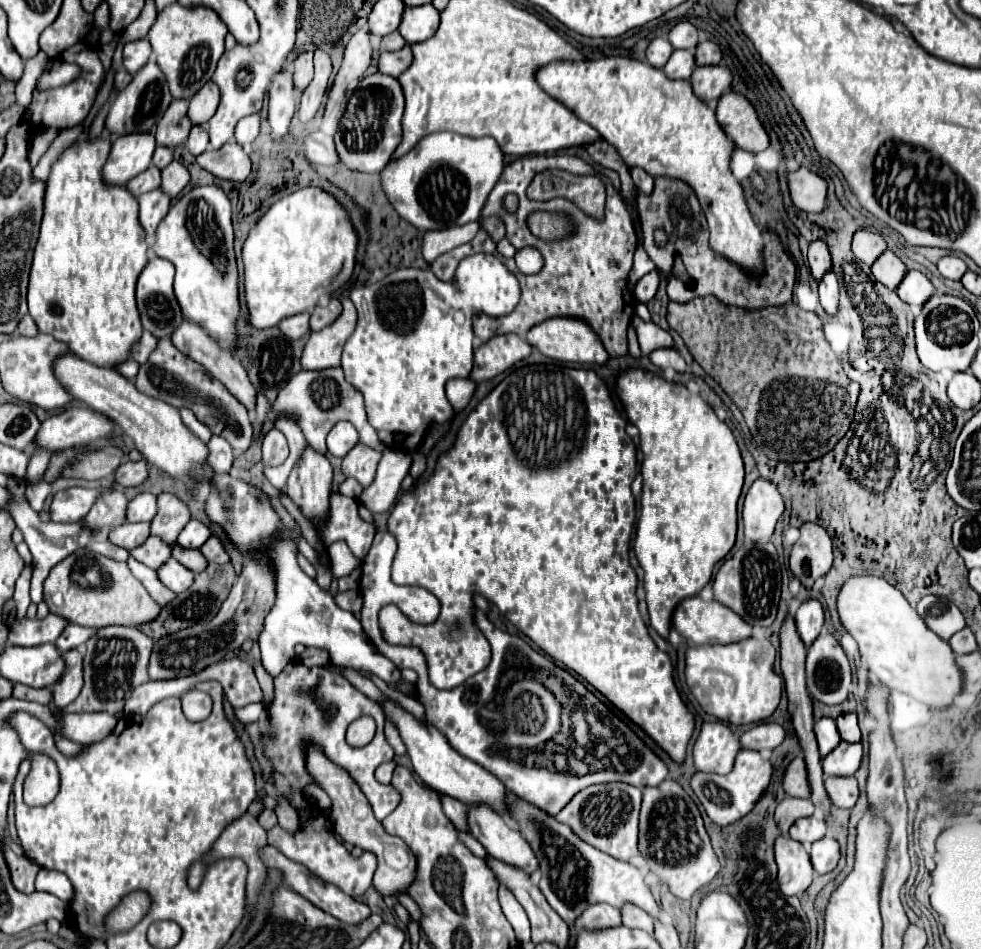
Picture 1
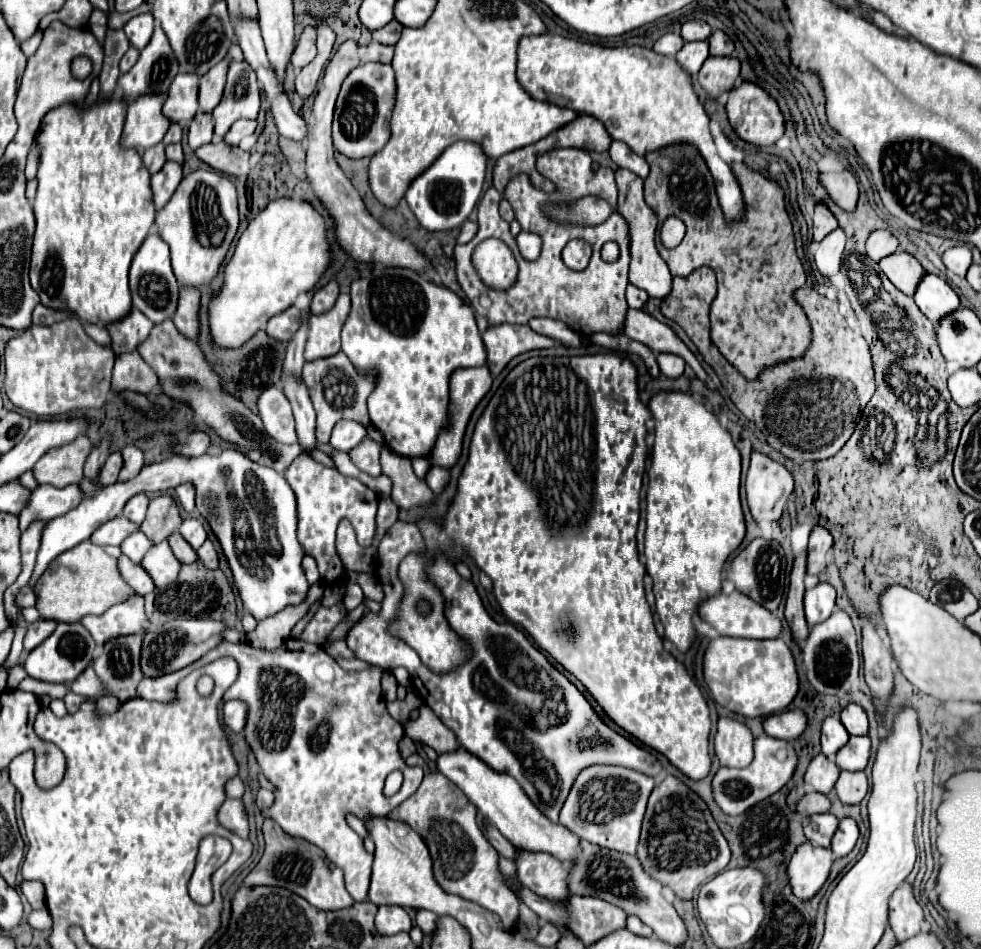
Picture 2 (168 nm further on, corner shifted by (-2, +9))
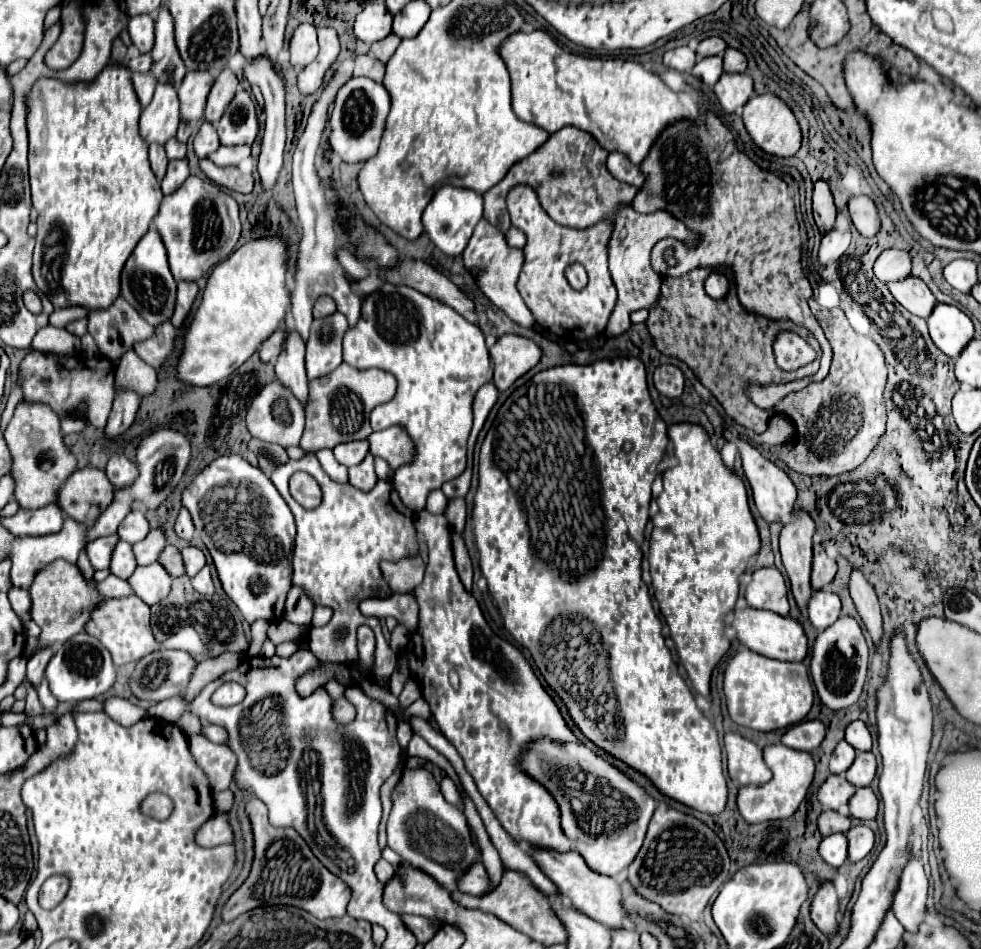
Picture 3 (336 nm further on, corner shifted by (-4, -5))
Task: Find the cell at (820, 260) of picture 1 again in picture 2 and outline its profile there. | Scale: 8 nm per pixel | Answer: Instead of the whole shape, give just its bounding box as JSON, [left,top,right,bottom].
[814,202,838,242]

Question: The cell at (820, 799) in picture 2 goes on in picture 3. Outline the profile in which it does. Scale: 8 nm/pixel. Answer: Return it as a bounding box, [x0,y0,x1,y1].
[818,810,852,836]

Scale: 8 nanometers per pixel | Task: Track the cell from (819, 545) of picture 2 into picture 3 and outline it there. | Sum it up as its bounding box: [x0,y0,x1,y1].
[812,544,836,590]

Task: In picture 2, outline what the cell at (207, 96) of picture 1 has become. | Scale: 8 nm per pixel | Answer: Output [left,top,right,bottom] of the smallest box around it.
[200,58,230,112]

